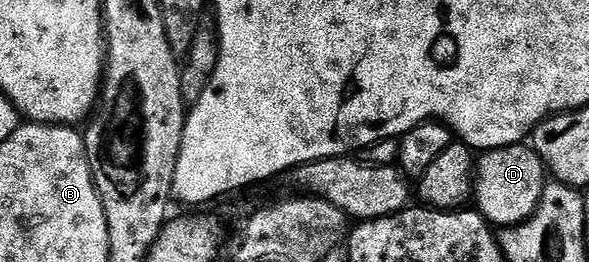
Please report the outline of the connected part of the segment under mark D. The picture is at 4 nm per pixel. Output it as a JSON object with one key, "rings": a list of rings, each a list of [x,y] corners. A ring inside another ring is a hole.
{"rings":[[[517,144],[486,150],[476,163],[474,206],[493,227],[519,226],[538,208],[545,185],[545,164],[531,145]]]}

